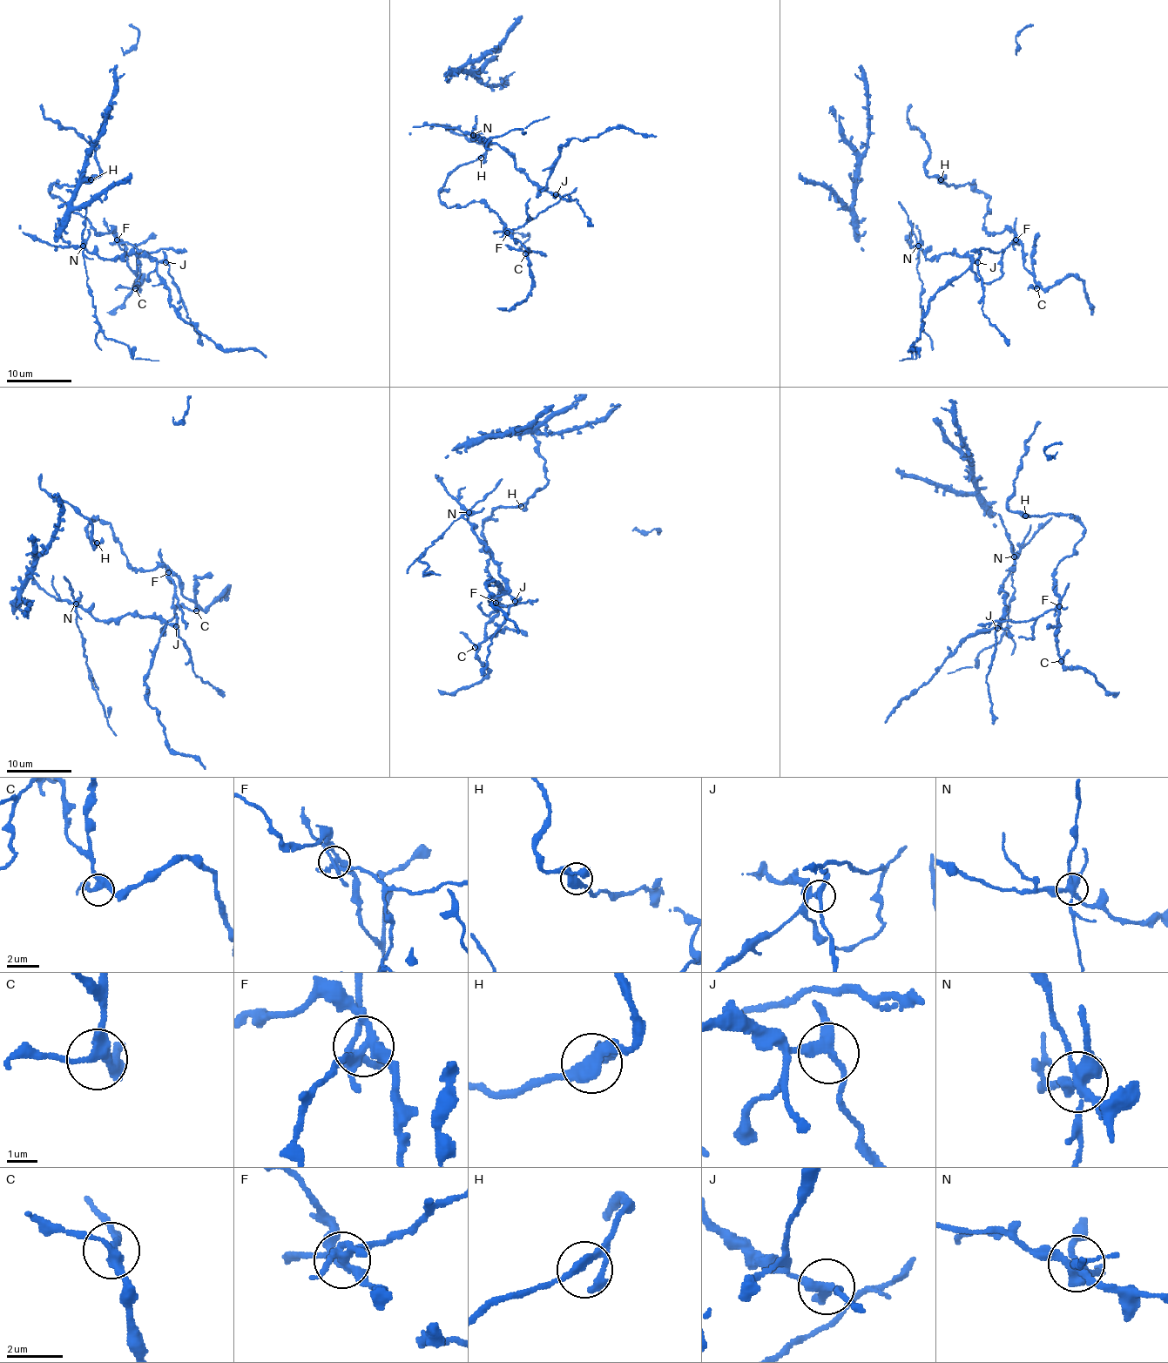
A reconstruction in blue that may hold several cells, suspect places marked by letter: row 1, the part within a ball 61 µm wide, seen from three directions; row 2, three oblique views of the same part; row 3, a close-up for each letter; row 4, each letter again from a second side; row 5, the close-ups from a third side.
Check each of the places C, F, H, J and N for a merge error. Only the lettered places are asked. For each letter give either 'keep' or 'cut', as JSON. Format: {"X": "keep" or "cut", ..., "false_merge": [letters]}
{"C": "keep", "F": "cut", "H": "keep", "J": "cut", "N": "cut", "false_merge": ["F", "J", "N"]}

